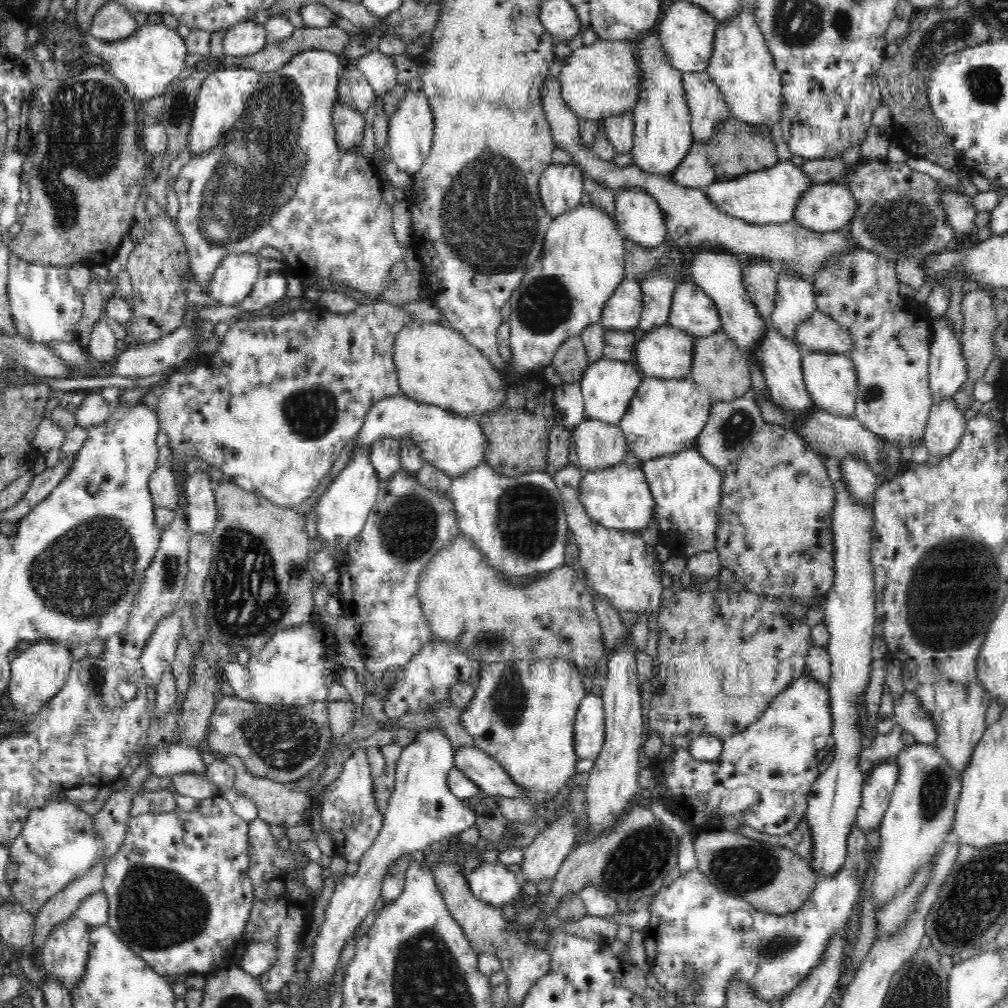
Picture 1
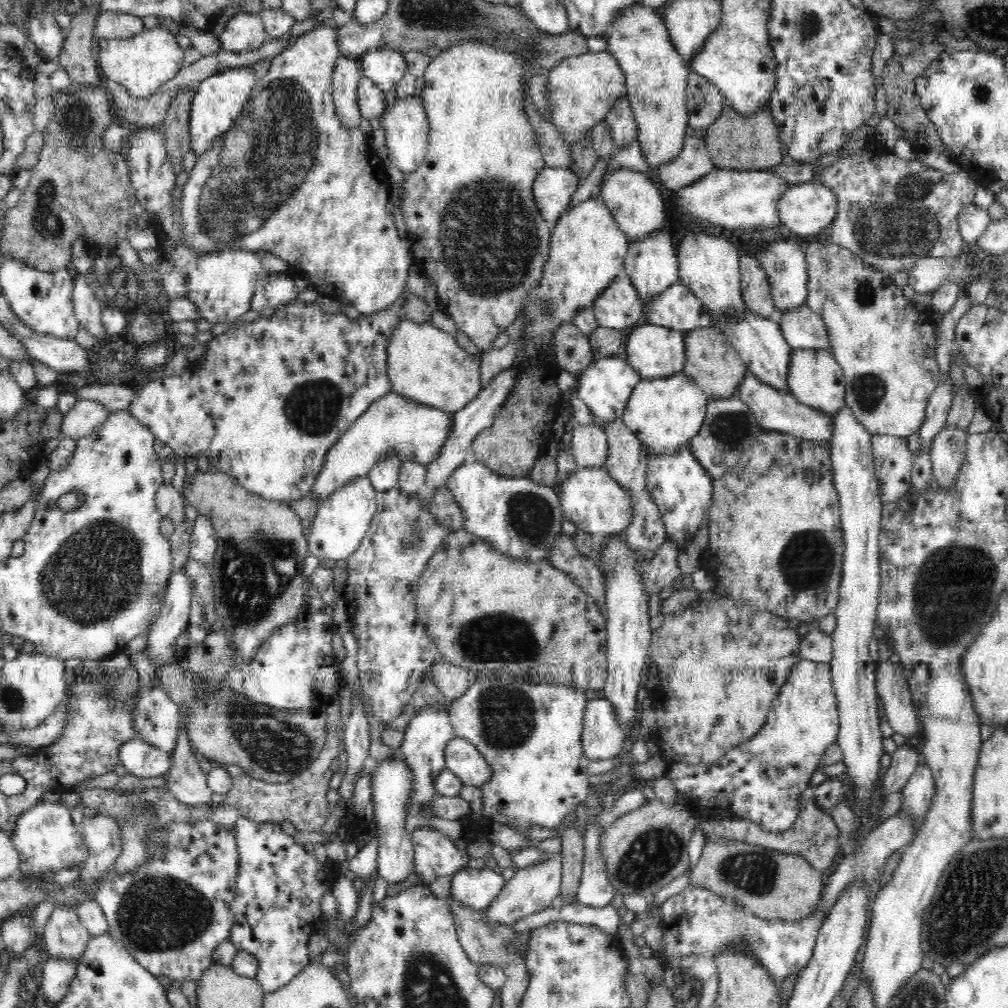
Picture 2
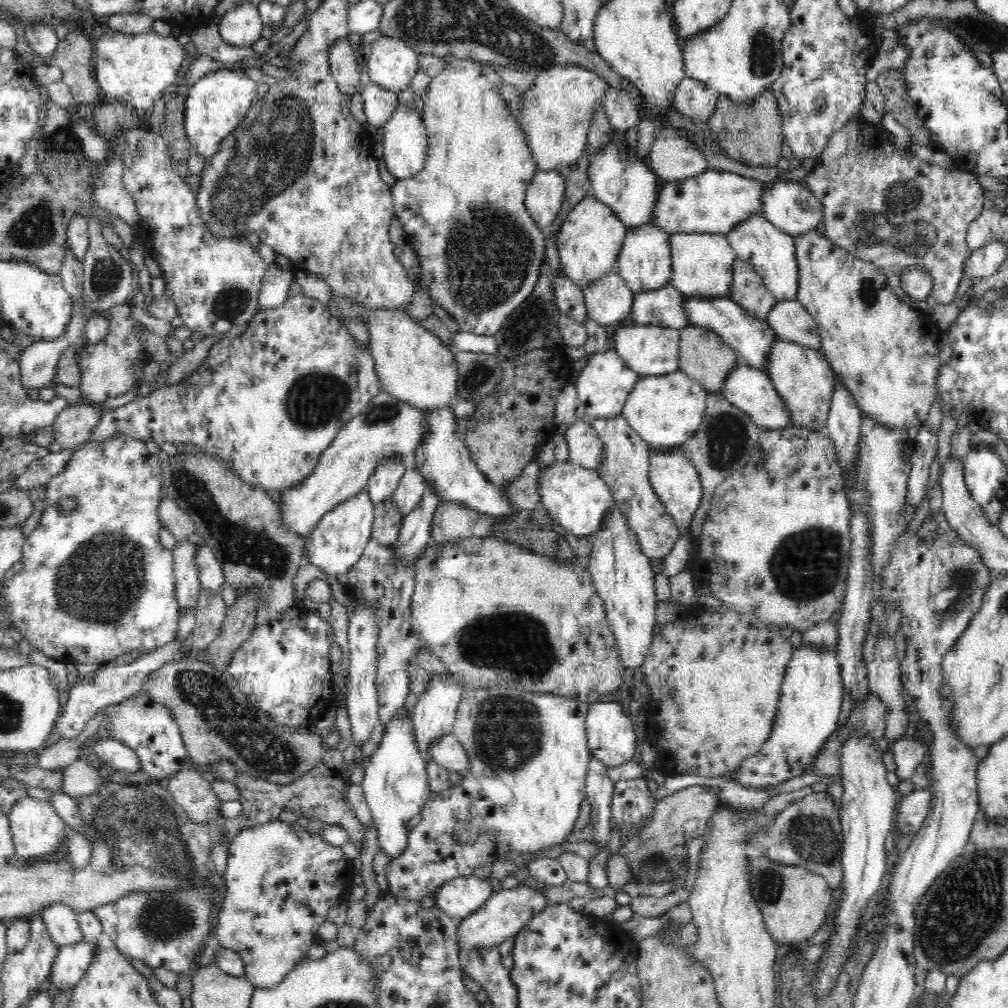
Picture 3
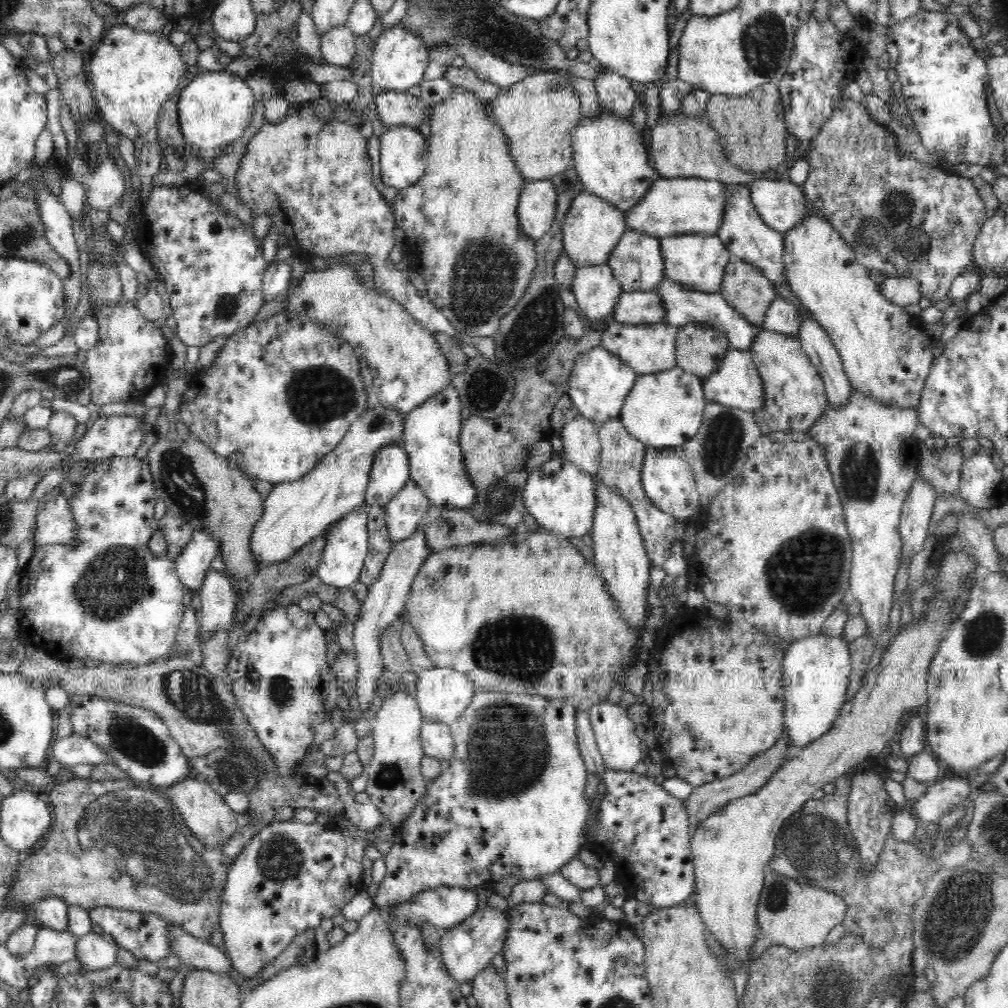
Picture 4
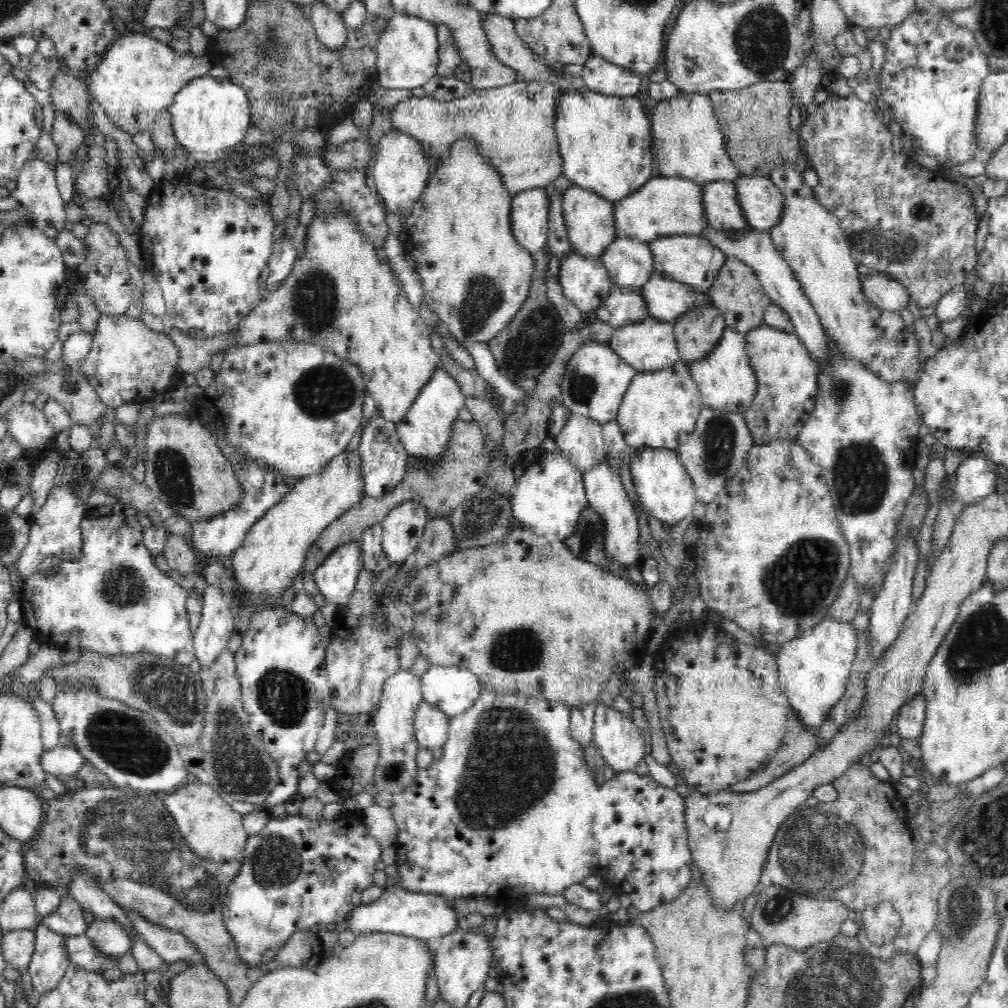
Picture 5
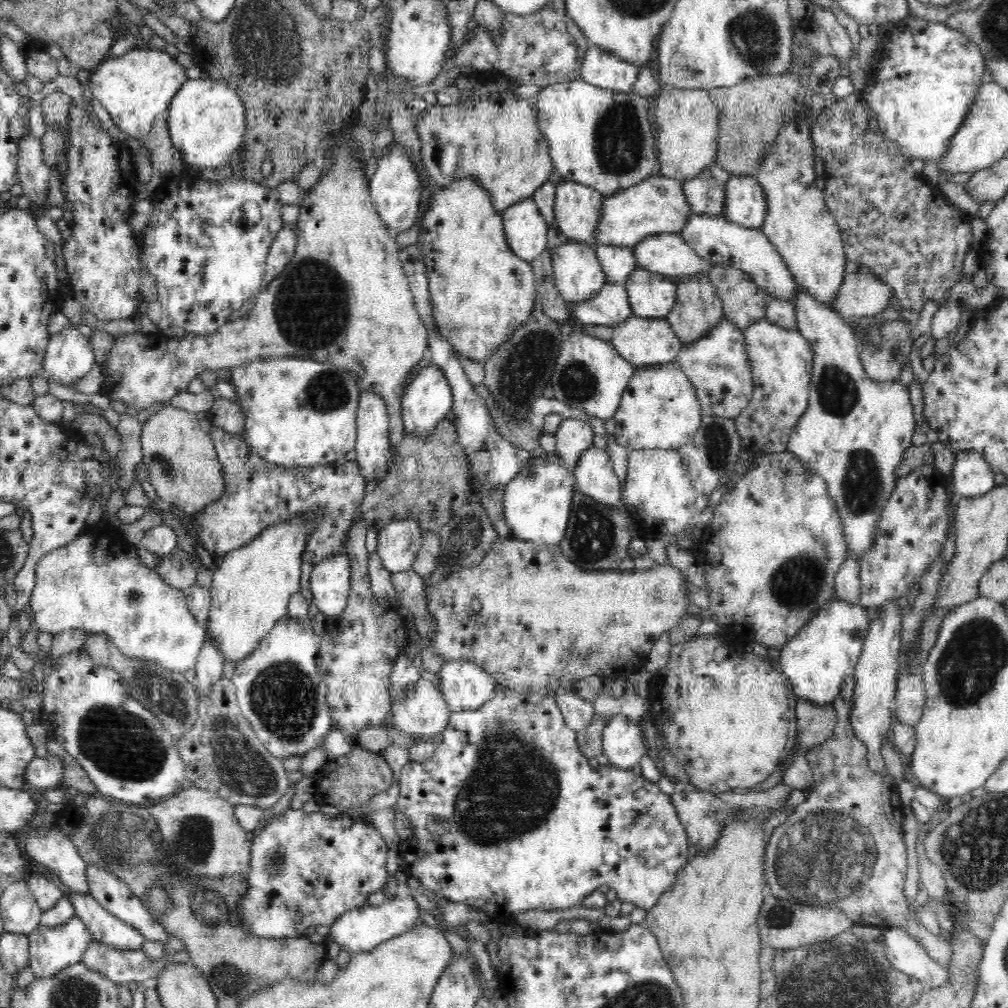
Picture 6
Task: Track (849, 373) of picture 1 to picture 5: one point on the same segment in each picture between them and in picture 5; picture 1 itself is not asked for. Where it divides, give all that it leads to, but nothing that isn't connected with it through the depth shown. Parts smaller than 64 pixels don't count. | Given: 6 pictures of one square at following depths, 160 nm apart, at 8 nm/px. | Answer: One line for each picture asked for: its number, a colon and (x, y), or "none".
2: (815, 379)
3: (805, 381)
4: (795, 396)
5: (787, 376)

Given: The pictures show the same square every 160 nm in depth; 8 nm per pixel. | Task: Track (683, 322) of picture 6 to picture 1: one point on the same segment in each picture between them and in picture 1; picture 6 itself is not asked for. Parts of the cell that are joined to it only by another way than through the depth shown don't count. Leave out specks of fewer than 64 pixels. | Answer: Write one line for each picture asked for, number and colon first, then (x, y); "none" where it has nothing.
1: (718, 366)
2: (712, 363)
3: (704, 356)
4: (700, 348)
5: (697, 332)

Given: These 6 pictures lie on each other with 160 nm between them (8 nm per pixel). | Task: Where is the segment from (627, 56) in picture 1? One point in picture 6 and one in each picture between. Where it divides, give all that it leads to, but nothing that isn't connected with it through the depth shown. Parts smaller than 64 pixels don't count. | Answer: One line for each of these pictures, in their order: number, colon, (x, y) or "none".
2: (583, 89)
3: (557, 108)
4: (537, 114)
5: (513, 125)
6: (495, 139)

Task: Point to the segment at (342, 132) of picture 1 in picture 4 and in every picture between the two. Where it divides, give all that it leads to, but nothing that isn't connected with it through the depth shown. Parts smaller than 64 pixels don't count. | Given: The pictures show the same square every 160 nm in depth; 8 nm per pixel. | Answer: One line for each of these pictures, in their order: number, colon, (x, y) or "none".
2: (346, 75)
3: (344, 62)
4: (338, 47)

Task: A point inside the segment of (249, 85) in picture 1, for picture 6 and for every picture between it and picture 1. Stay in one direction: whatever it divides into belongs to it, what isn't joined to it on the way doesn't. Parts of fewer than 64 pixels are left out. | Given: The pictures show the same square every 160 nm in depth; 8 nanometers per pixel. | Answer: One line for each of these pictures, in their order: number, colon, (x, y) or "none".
2: (218, 103)
3: (215, 105)
4: (216, 106)
5: (209, 116)
6: (206, 119)

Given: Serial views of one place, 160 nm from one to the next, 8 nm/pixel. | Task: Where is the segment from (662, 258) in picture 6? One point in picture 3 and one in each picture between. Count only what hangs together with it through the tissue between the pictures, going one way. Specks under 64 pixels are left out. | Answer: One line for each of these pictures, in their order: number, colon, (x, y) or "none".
3: (702, 262)
4: (697, 261)
5: (690, 259)

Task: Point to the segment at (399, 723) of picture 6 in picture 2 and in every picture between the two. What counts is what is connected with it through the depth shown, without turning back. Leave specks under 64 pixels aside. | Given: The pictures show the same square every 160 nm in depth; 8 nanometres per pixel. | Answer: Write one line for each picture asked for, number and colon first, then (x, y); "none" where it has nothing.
2: (461, 757)
3: (447, 751)
4: (437, 741)
5: (431, 725)

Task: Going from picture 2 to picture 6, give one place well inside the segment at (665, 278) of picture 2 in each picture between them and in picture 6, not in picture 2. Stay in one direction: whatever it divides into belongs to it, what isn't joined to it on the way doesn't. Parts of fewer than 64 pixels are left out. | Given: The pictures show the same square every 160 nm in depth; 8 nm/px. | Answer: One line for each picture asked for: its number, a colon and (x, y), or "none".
3: (644, 261)
4: (637, 262)
5: (629, 262)
6: (618, 262)

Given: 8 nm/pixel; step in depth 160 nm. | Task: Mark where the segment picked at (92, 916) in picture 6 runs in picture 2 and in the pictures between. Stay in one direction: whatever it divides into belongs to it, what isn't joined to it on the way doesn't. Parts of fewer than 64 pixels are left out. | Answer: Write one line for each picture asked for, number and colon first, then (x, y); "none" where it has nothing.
2: (56, 975)
3: (72, 961)
4: (95, 951)
5: (110, 938)

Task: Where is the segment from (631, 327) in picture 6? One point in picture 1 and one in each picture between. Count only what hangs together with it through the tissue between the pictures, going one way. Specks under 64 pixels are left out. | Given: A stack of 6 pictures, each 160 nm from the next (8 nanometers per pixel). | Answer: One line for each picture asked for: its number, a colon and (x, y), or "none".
1: (667, 351)
2: (654, 351)
3: (648, 349)
4: (648, 349)
5: (647, 345)

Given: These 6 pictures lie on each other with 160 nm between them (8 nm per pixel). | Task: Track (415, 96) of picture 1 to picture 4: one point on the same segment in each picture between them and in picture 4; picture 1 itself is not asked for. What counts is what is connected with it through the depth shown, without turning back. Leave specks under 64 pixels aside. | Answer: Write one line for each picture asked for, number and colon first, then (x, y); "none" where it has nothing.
2: (406, 125)
3: (405, 144)
4: (403, 157)

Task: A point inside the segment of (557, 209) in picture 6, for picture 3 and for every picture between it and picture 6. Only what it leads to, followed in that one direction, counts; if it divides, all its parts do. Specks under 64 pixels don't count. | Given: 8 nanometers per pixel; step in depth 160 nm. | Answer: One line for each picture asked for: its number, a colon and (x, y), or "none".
3: (590, 239)
4: (592, 228)
5: (589, 218)

